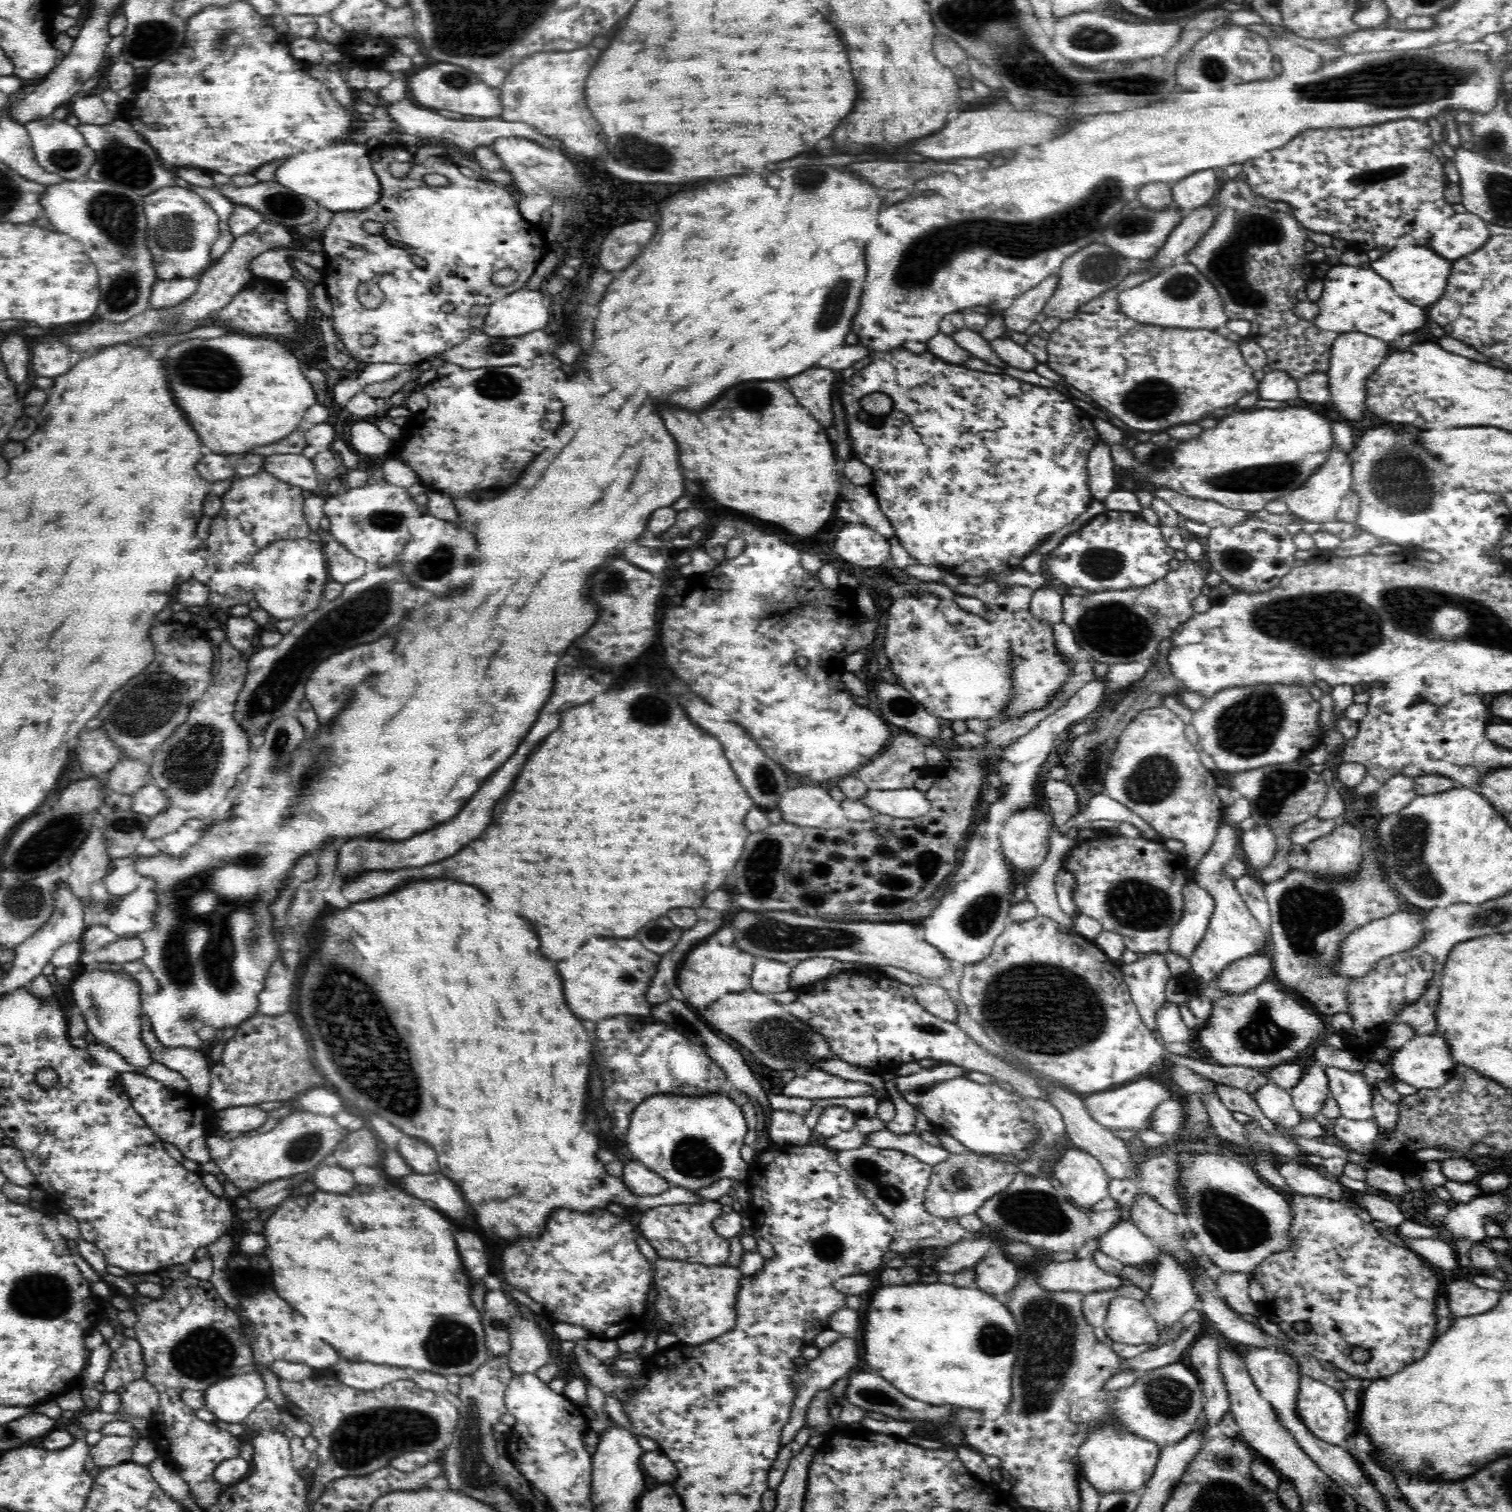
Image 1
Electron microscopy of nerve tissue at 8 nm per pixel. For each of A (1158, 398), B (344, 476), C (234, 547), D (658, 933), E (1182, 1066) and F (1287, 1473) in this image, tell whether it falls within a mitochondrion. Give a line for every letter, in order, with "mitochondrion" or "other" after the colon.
A: mitochondrion
B: other
C: other
D: mitochondrion
E: other
F: other

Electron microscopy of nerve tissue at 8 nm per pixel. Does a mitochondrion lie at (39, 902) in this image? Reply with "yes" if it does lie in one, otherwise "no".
yes

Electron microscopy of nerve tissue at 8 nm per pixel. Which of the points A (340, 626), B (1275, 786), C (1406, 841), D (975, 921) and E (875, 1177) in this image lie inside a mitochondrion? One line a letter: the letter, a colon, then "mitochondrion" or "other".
A: mitochondrion
B: mitochondrion
C: mitochondrion
D: mitochondrion
E: mitochondrion

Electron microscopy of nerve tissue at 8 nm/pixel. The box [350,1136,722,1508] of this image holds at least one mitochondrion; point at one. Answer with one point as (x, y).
(475, 1471)

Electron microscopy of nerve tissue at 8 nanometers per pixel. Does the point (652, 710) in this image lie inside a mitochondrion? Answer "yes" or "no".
yes

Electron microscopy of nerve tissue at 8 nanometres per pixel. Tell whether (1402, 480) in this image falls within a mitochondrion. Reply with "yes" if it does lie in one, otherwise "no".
yes

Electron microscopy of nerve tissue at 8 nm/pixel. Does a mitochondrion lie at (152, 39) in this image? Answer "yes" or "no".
yes

